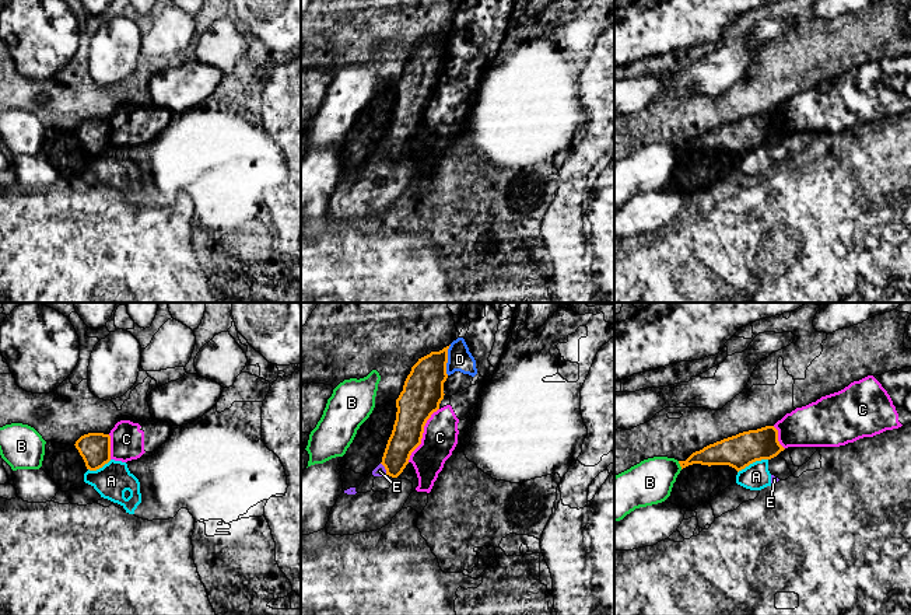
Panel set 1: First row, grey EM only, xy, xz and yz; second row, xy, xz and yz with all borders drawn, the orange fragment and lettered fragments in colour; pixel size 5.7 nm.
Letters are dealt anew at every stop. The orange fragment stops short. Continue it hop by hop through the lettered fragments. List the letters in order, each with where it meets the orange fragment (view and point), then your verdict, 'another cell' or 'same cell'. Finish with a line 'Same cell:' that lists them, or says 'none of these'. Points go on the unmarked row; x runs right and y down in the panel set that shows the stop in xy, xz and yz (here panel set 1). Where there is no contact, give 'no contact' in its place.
A: contact yz (752, 149); another cell
B: contact yz (680, 151); another cell
C: contact xz (421, 121); another cell
D: contact xz (447, 46); another cell
E: contact xz (385, 154); another cell
Same cell: none of these

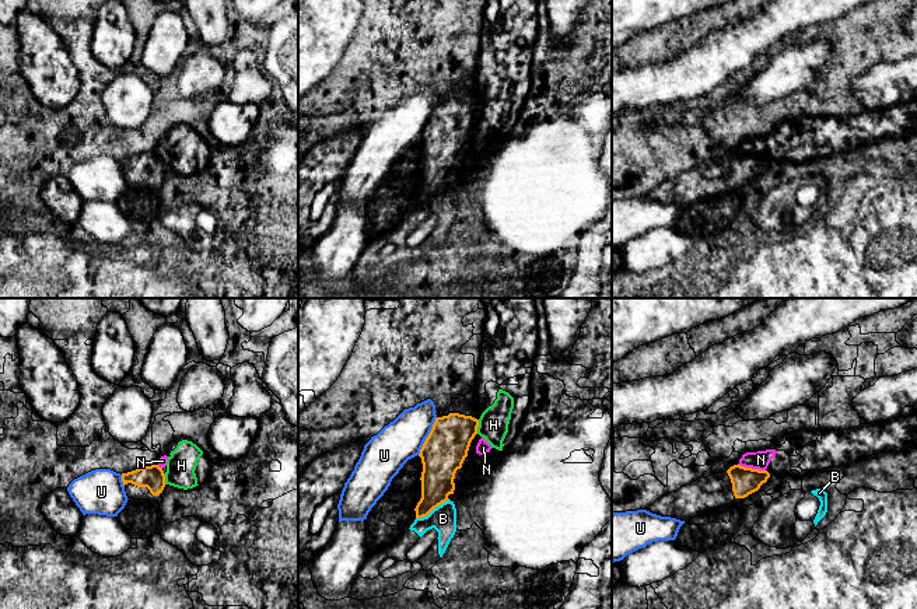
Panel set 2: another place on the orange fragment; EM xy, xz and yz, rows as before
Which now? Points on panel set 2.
B: contact xz (431, 196); another cell
H: contact xz (478, 112); another cell
N: contact yz (751, 154); another cell
U: contact xz (429, 122); another cell
Same cell: none of these

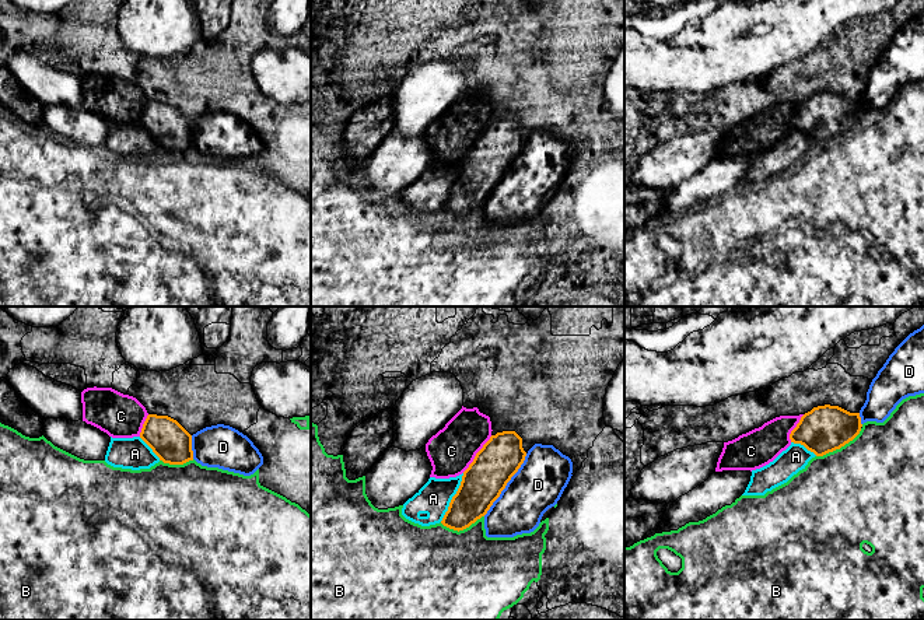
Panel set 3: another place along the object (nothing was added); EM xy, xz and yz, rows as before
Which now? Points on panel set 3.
A: contact xz (452, 184); another cell
B: contact yz (839, 135); another cell
C: contact xz (476, 140); another cell
D: contact xz (506, 171); another cell
Same cell: none of these

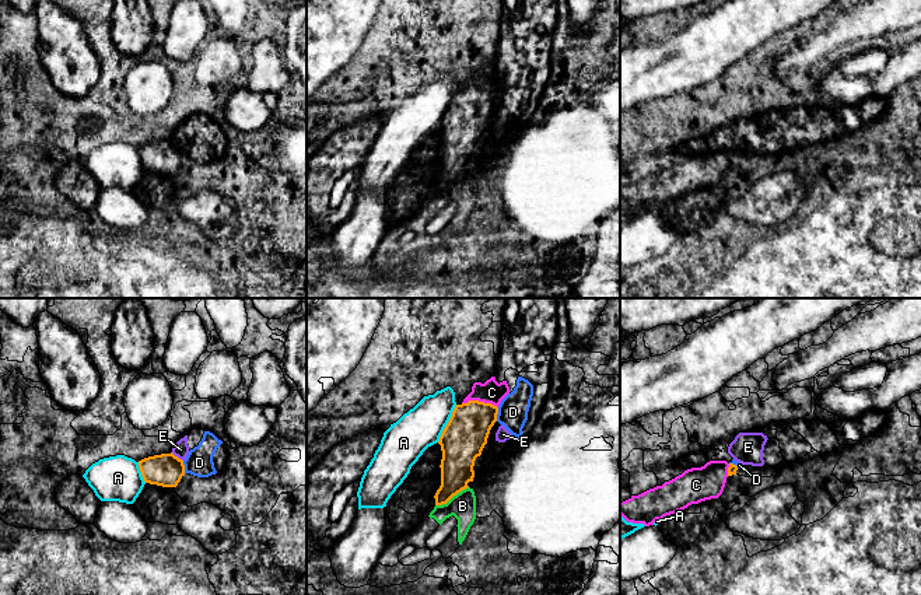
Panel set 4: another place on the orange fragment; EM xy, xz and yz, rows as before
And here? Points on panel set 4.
A: contact xz (448, 109); another cell
B: contact xz (451, 184); another cell
C: contact xz (480, 88); same cell
D: contact xz (497, 100); another cell
E: contact xy (177, 143); another cell
Same cell: C

